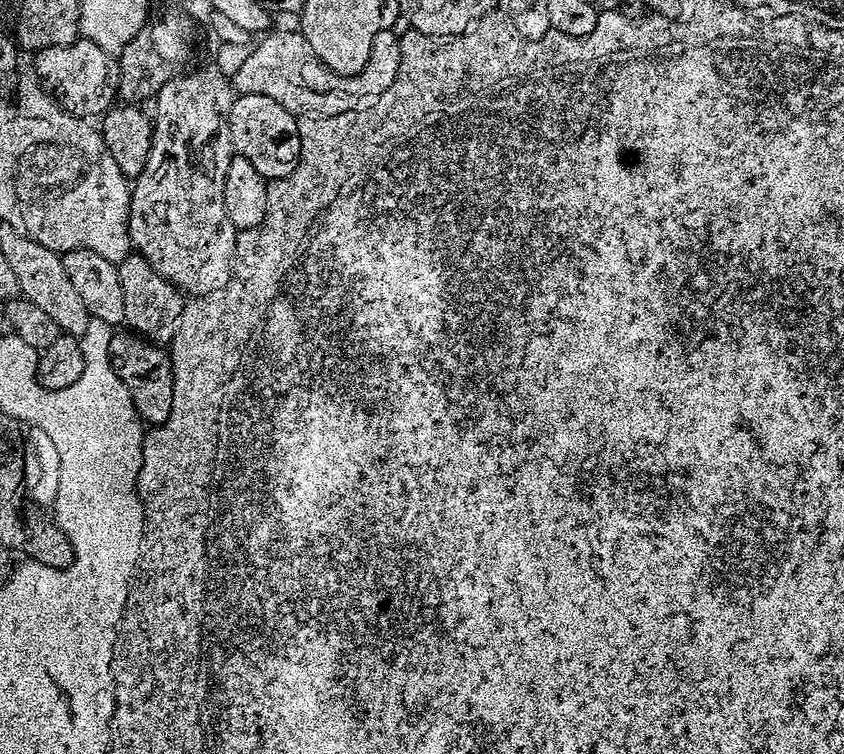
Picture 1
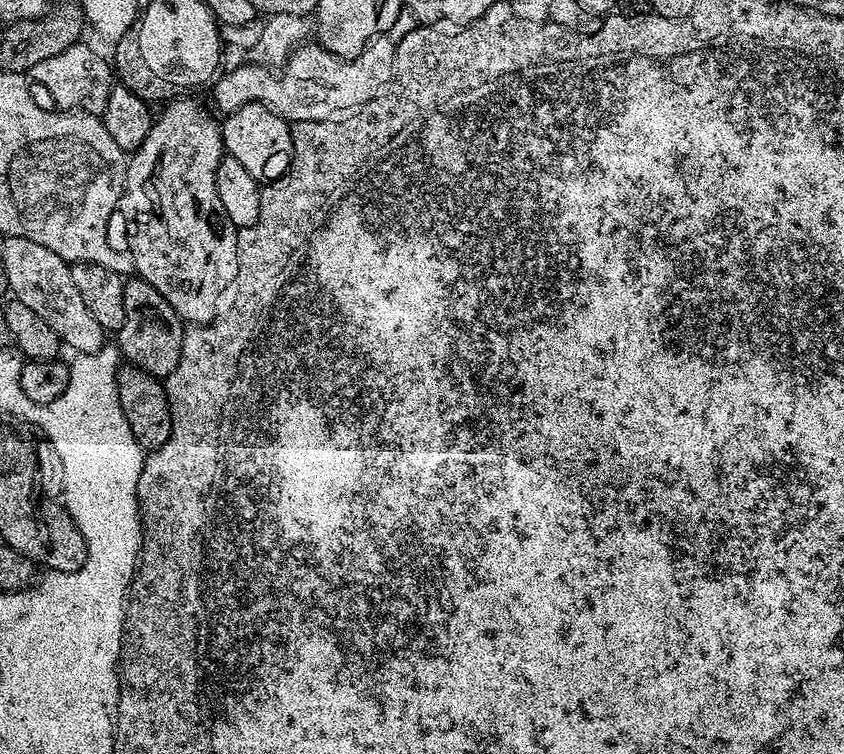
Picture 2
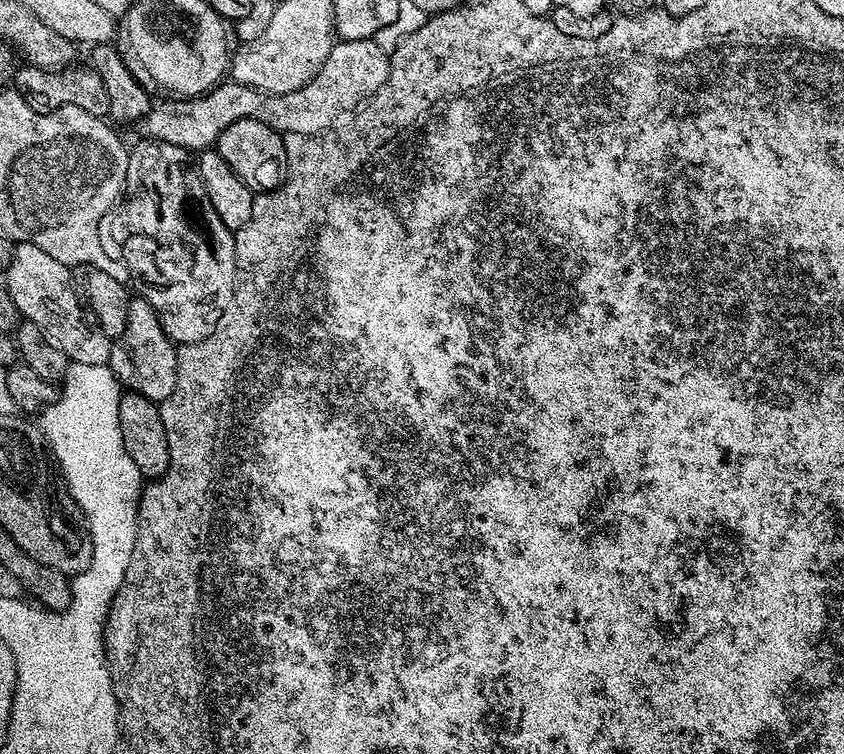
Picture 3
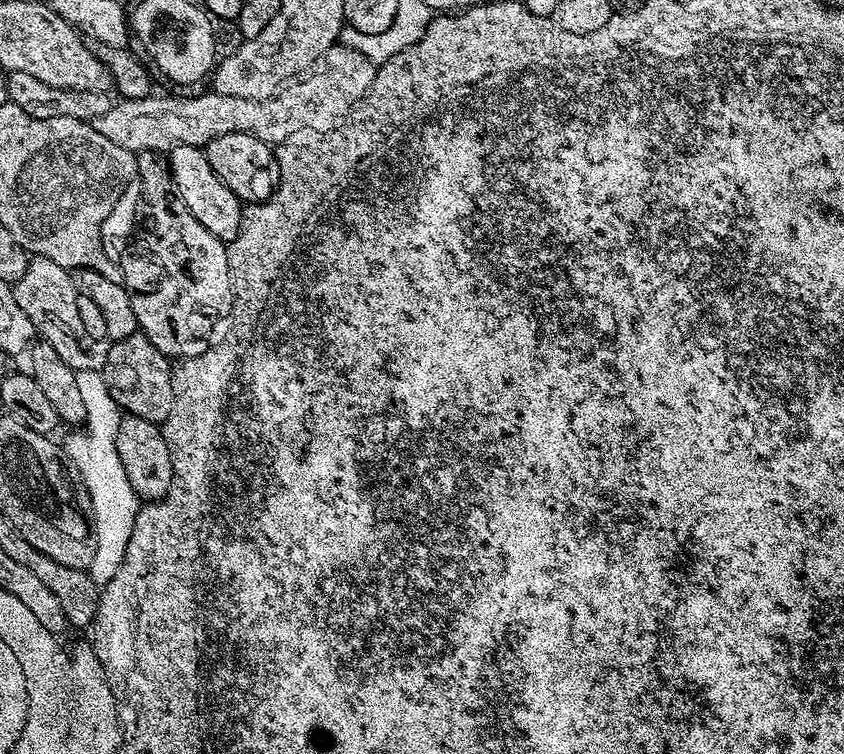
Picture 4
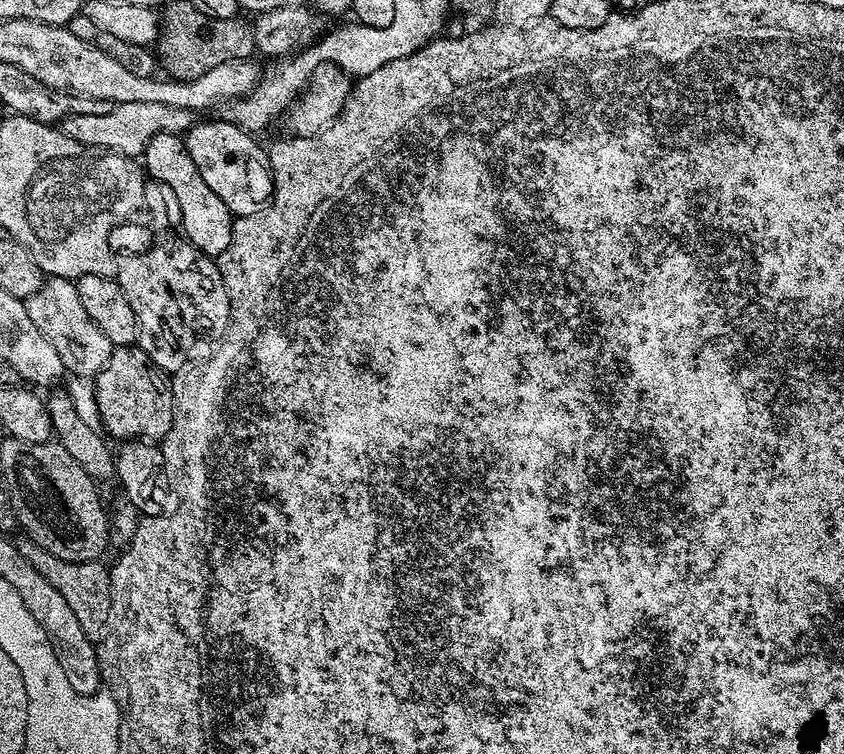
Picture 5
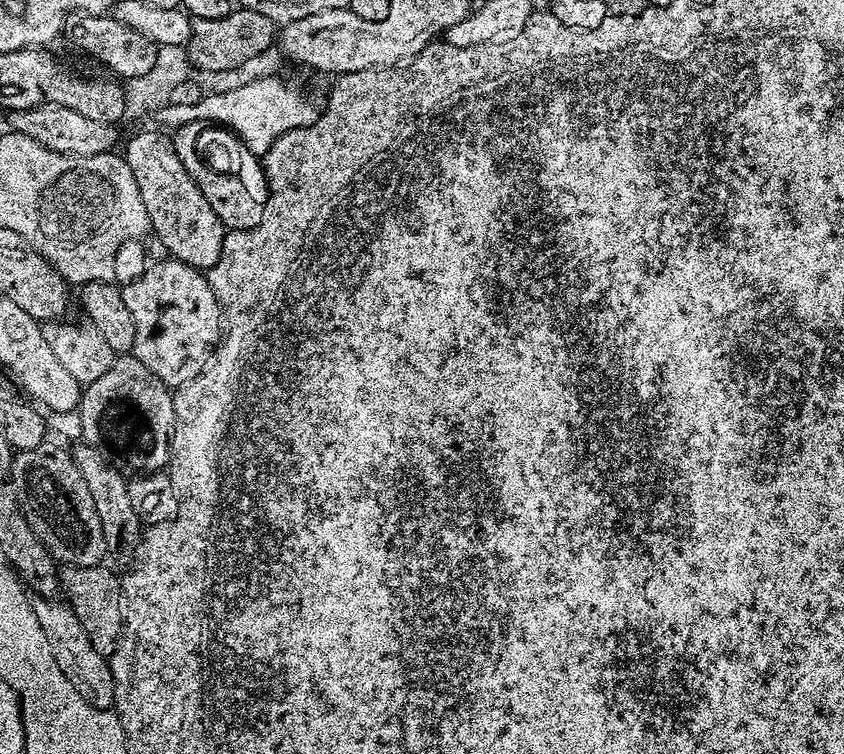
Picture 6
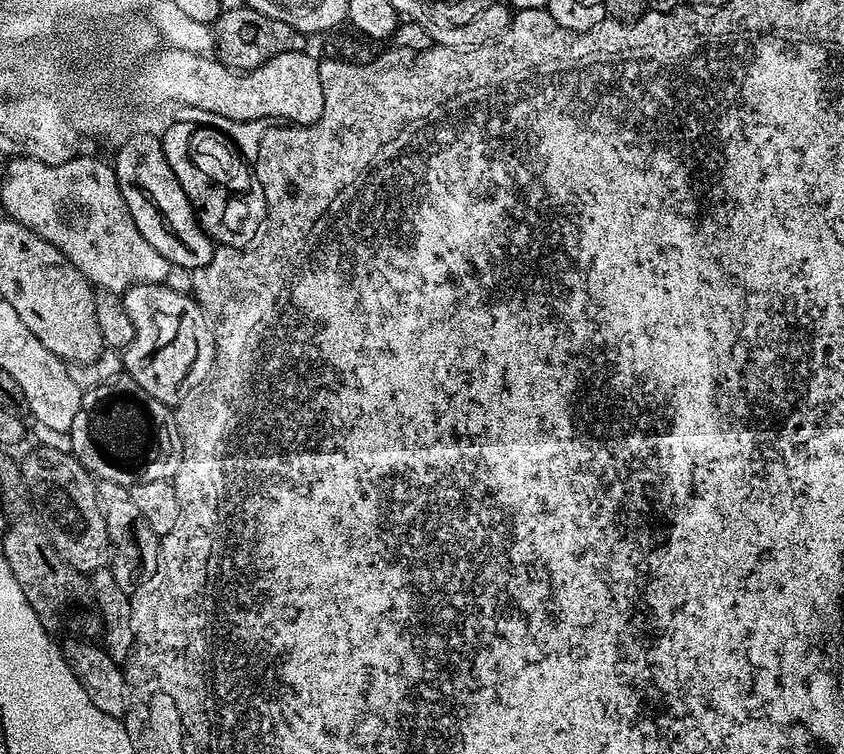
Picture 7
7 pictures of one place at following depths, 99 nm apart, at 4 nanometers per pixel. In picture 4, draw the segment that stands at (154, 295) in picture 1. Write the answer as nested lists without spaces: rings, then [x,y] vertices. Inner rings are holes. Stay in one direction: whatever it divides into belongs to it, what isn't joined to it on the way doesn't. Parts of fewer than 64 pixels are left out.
[[[137,332],[129,338],[113,341],[107,352],[107,362],[102,369],[105,384],[121,411],[126,414],[136,415],[148,422],[163,423],[170,414],[172,405],[172,373],[170,371],[169,357],[163,356],[161,351],[144,333]]]

